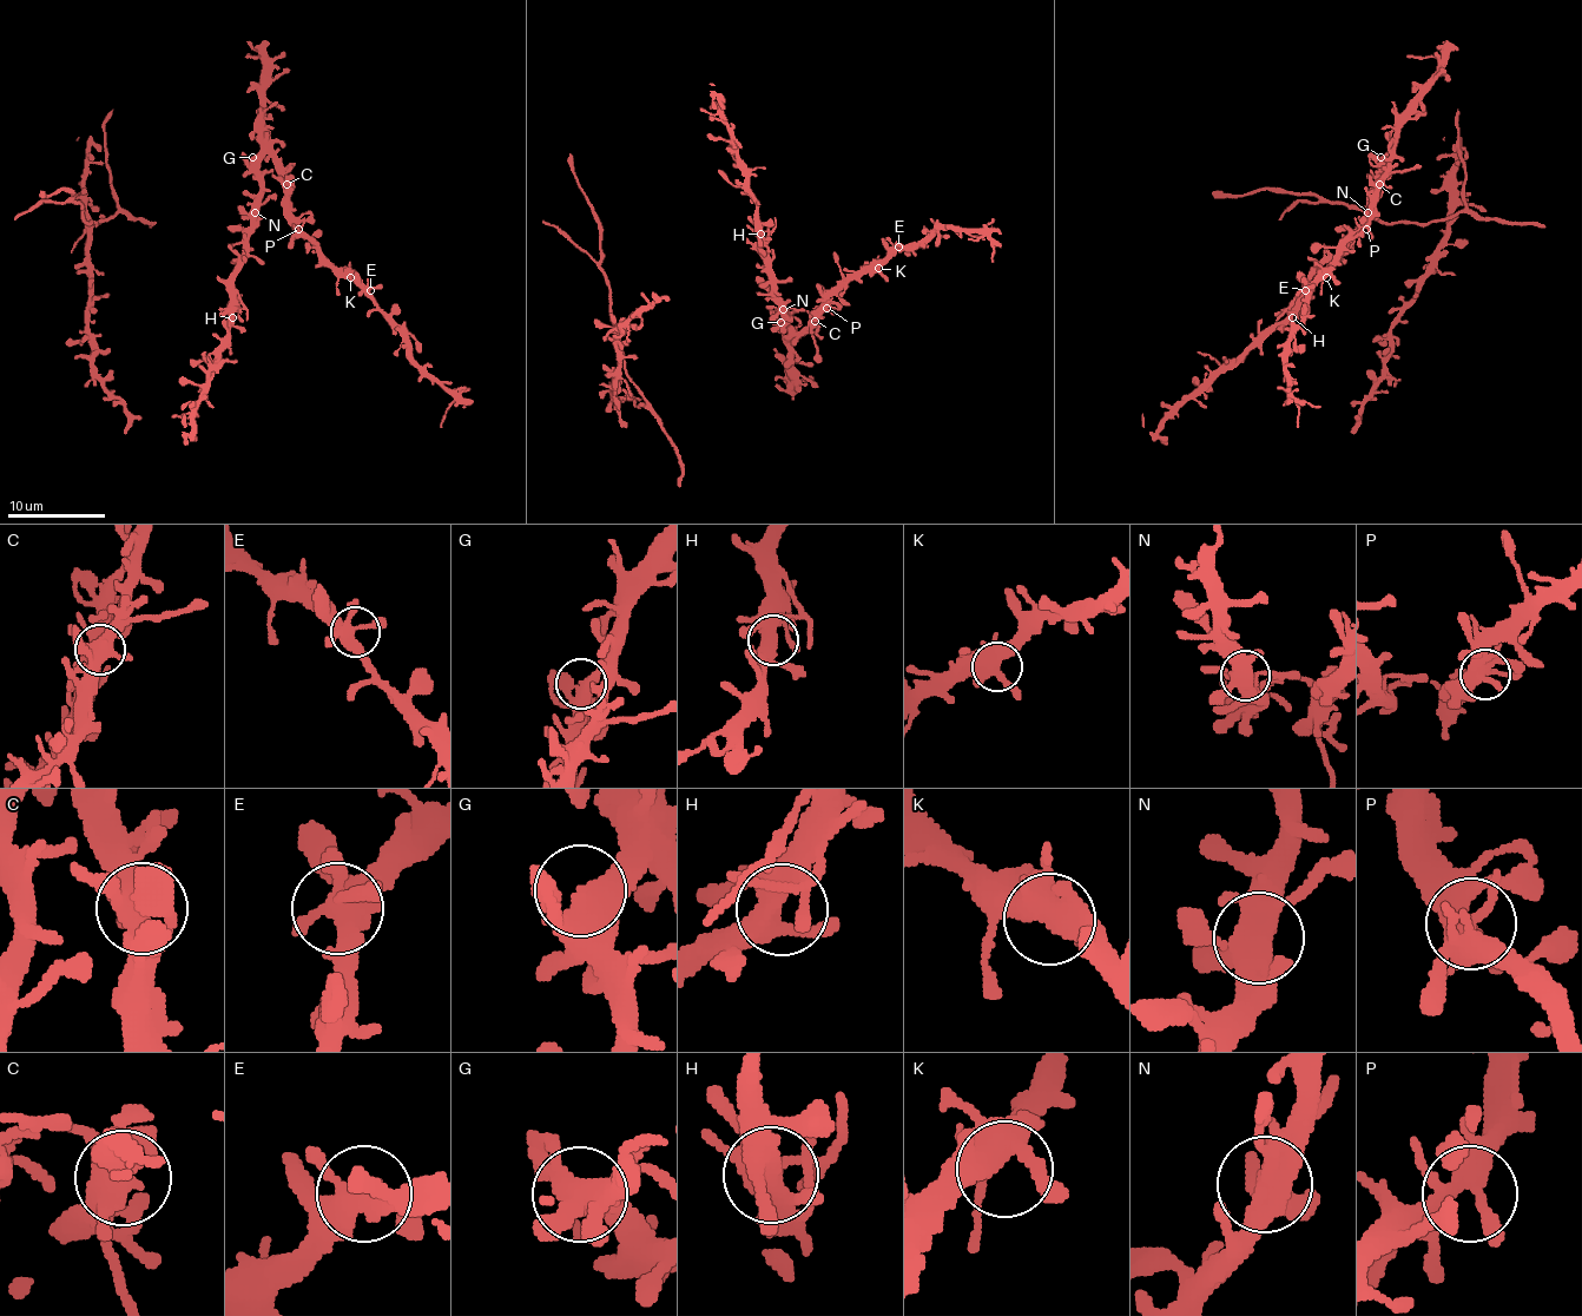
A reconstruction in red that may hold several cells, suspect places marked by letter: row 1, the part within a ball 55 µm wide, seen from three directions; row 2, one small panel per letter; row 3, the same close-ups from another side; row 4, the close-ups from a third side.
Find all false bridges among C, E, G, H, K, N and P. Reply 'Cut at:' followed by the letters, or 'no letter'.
Cut at: no letter

